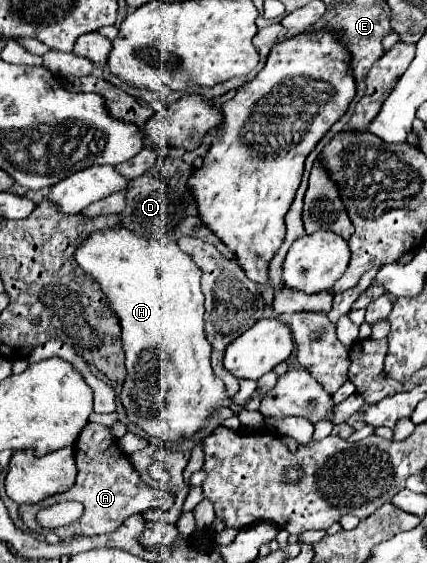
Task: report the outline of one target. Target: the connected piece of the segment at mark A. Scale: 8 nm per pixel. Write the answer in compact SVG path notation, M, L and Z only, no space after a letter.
M87 424L87 428L83 428L83 432L79 434L75 442L75 460L77 460L77 480L73 488L69 488L63 494L55 494L53 498L51 496L45 498L45 504L55 504L55 502L71 500L71 498L79 500L85 506L83 518L69 526L49 530L37 526L35 522L37 504L19 506L19 516L23 524L37 536L45 536L48 531L52 531L62 540L66 540L75 535L107 534L107 532L115 532L121 526L121 522L125 522L133 514L143 514L145 510L151 510L151 508L169 510L175 502L175 492L155 490L153 486L141 480L139 472L129 462L129 456L119 448L117 438L111 434L111 428L105 424Z

